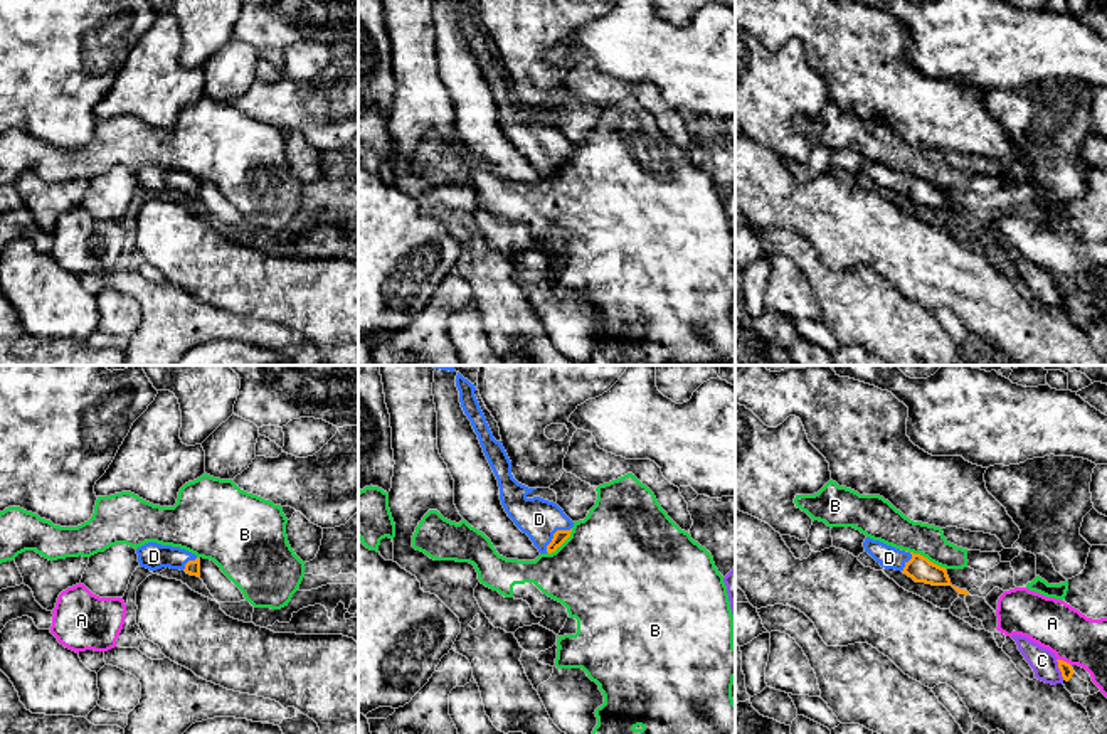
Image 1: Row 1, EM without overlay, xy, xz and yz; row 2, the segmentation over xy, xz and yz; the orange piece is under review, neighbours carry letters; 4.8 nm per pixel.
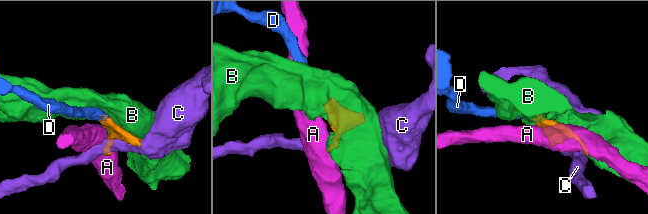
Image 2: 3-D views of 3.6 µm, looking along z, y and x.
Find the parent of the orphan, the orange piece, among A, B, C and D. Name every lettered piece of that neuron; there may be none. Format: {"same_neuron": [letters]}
{"same_neuron": ["D"]}

